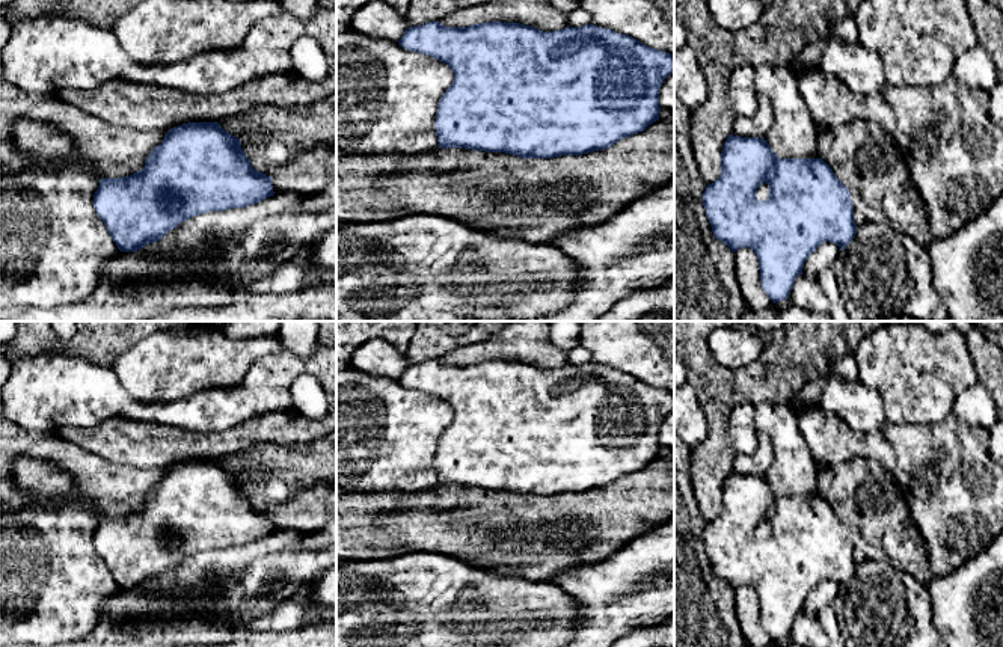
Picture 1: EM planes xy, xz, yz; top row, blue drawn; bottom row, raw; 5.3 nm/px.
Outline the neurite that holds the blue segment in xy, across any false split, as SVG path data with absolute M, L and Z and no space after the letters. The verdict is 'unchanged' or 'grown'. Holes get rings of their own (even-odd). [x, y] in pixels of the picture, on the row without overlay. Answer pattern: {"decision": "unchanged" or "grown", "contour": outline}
{"decision": "unchanged", "contour": "M189 460L167 469L142 508L122 516L101 516L94 546L118 587L137 590L195 553L244 546L273 534L271 519L271 514L252 505L241 478L219 460Z"}

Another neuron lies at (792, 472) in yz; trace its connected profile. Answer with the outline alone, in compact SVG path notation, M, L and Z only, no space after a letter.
M787 404L754 406L757 433L768 436L772 461L765 478L780 496L820 496L819 468L798 430L798 415Z

